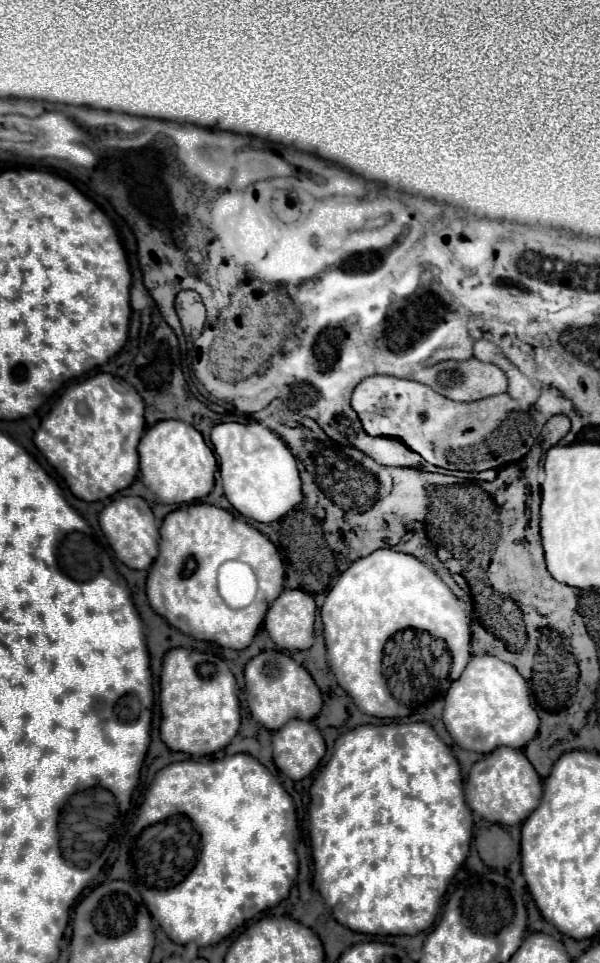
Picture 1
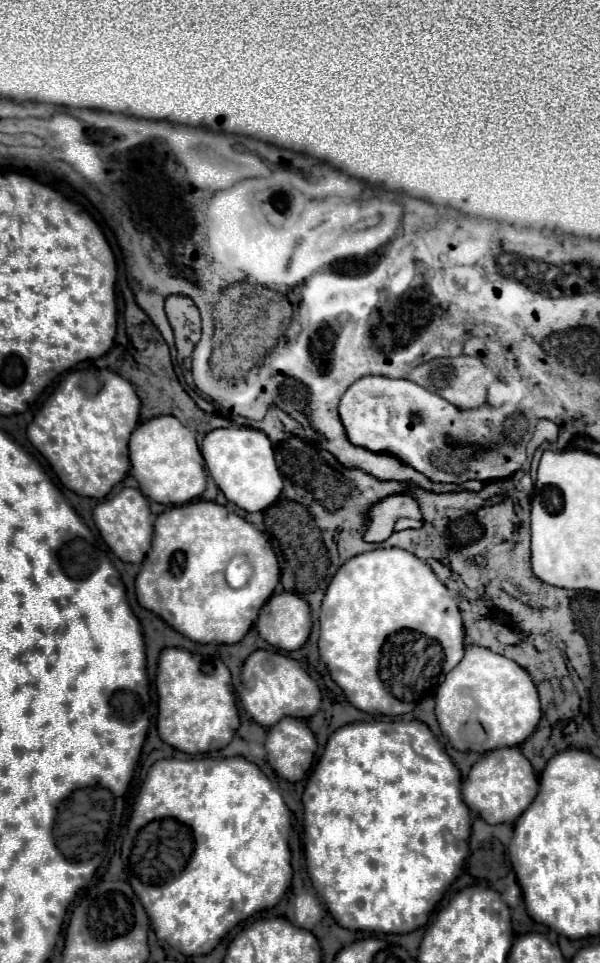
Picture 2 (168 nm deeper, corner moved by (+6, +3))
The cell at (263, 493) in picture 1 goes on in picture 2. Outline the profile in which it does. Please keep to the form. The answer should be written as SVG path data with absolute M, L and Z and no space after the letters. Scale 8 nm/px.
M222 427L210 431L202 441L202 455L208 467L208 473L222 489L226 499L236 507L258 513L268 509L282 493L282 477L274 461L274 449L270 439L252 427Z

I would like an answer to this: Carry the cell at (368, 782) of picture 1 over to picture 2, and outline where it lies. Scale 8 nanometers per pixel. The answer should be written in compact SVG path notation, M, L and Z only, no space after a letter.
M399 719L355 722L340 727L328 739L328 749L320 757L312 775L308 777L304 789L302 803L304 807L304 849L306 849L306 865L312 887L318 897L326 903L330 915L338 925L354 931L376 931L376 933L410 933L424 927L434 912L437 903L442 899L448 885L458 877L464 857L468 855L468 839L470 839L470 811L460 797L460 771L432 735L430 727L422 721L404 721Z

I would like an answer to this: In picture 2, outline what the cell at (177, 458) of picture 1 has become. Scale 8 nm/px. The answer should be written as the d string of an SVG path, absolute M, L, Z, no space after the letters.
M172 415L152 417L136 427L130 445L130 475L140 483L140 491L156 503L188 503L198 499L206 487L204 457L196 445L194 433Z

